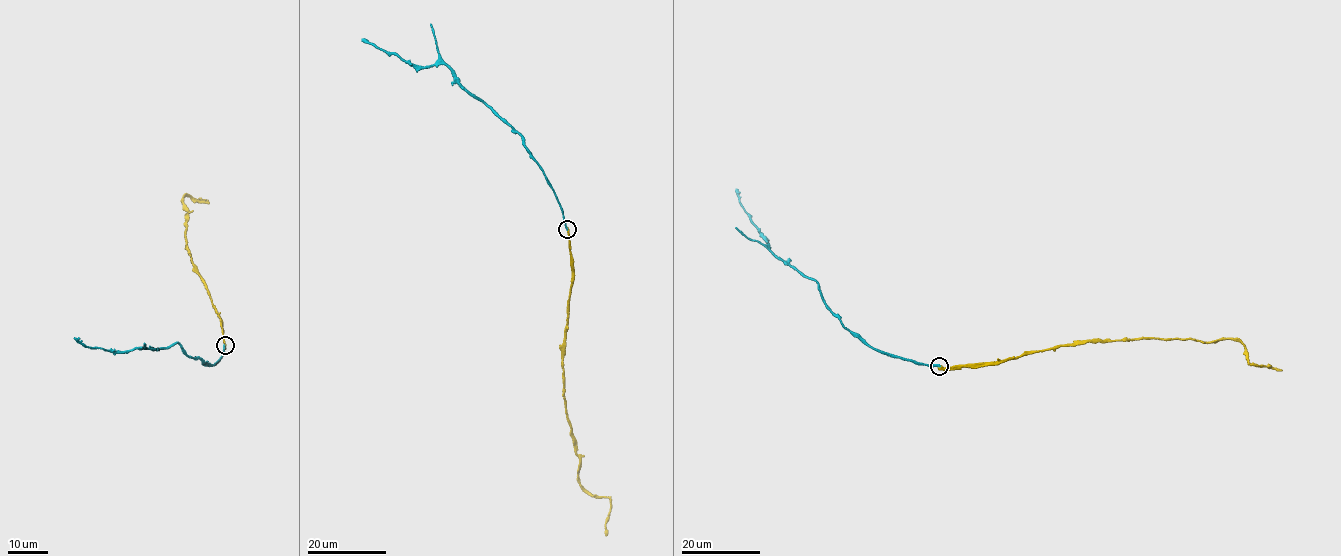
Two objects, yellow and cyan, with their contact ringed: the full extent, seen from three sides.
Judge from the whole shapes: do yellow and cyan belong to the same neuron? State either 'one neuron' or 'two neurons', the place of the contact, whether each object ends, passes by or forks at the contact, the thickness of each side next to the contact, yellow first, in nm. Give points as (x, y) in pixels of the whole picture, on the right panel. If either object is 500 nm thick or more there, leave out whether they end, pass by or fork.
two neurons | (939, 366) | yellow ends | cyan ends | 400/320 nm

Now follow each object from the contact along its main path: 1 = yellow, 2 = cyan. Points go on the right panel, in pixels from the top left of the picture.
1: (939, 366), (1006, 361), (1089, 342), (1152, 338), (1204, 342), (1231, 338), (1244, 346), (1252, 364), (1281, 370)
2: (939, 366), (914, 363), (873, 349), (845, 328), (823, 300), (815, 279), (771, 251), (740, 203), (736, 188)

